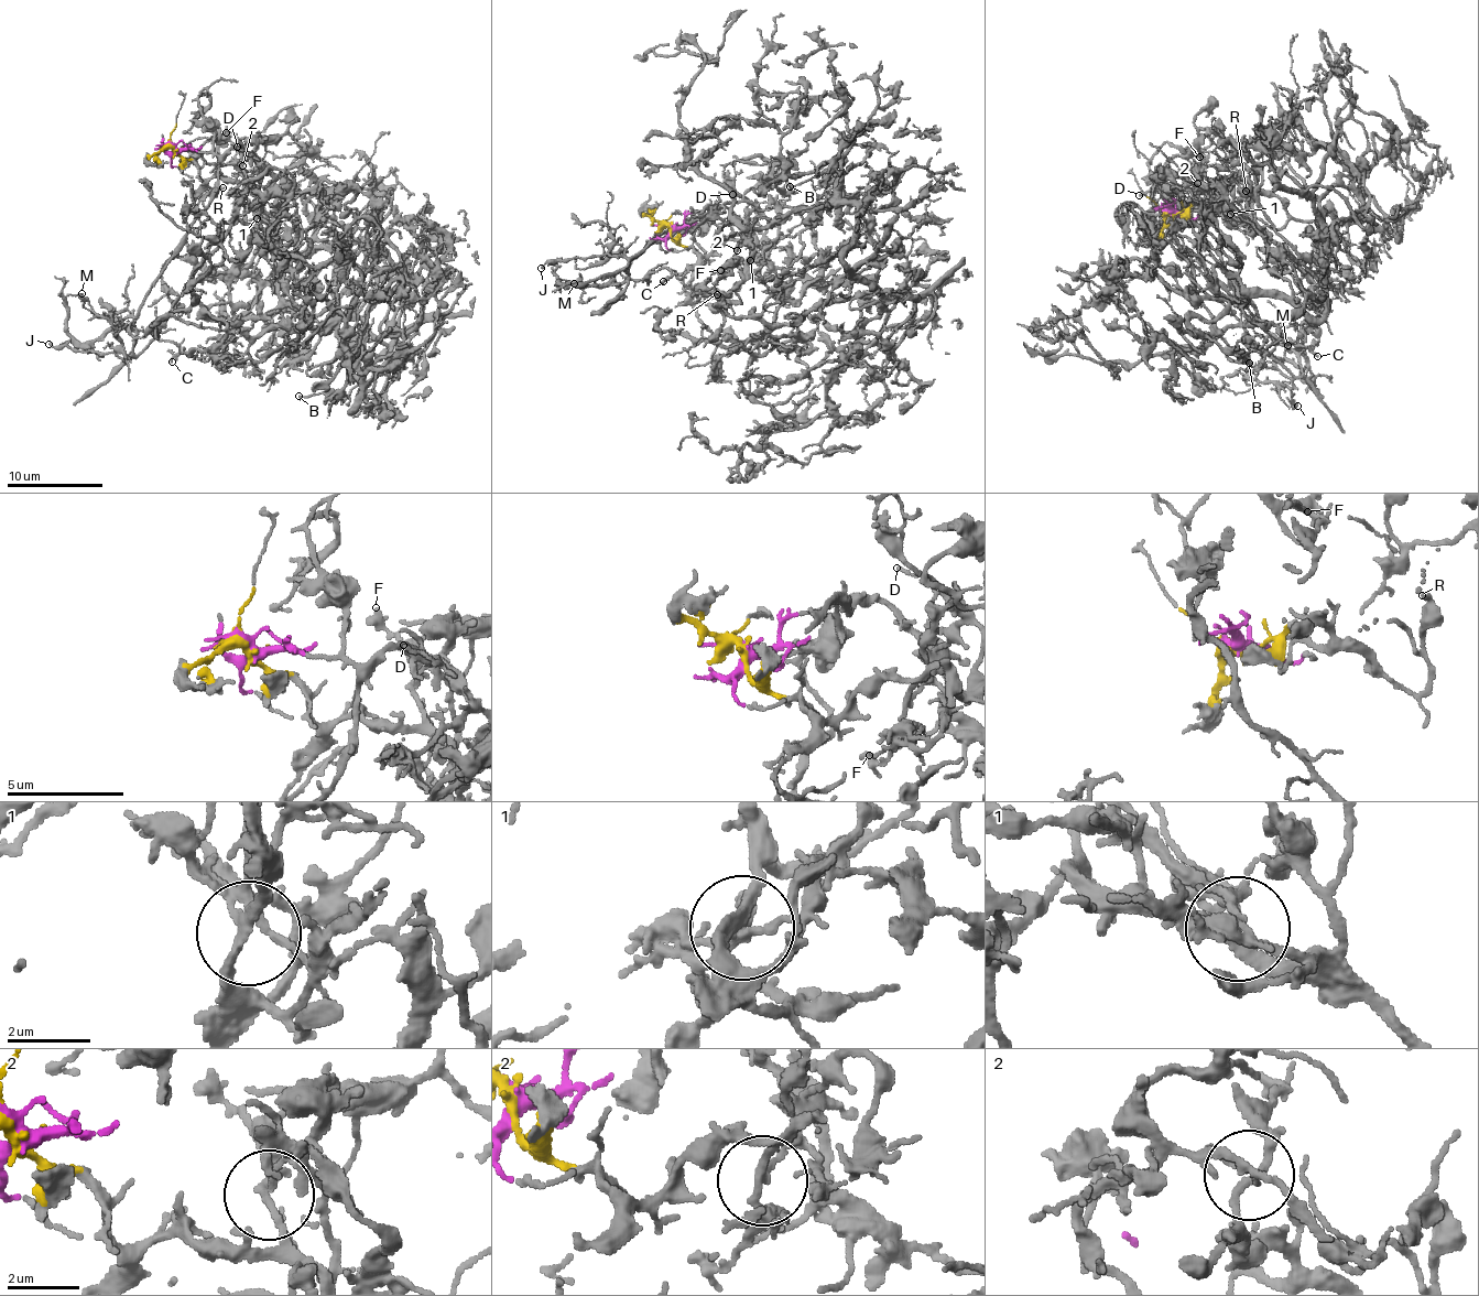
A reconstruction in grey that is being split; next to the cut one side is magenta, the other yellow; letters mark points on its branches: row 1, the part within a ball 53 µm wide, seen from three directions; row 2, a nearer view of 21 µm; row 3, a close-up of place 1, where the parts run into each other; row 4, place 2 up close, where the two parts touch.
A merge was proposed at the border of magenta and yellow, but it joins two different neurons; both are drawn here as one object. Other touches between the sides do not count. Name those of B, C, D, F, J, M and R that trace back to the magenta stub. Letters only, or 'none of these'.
C, J, M

